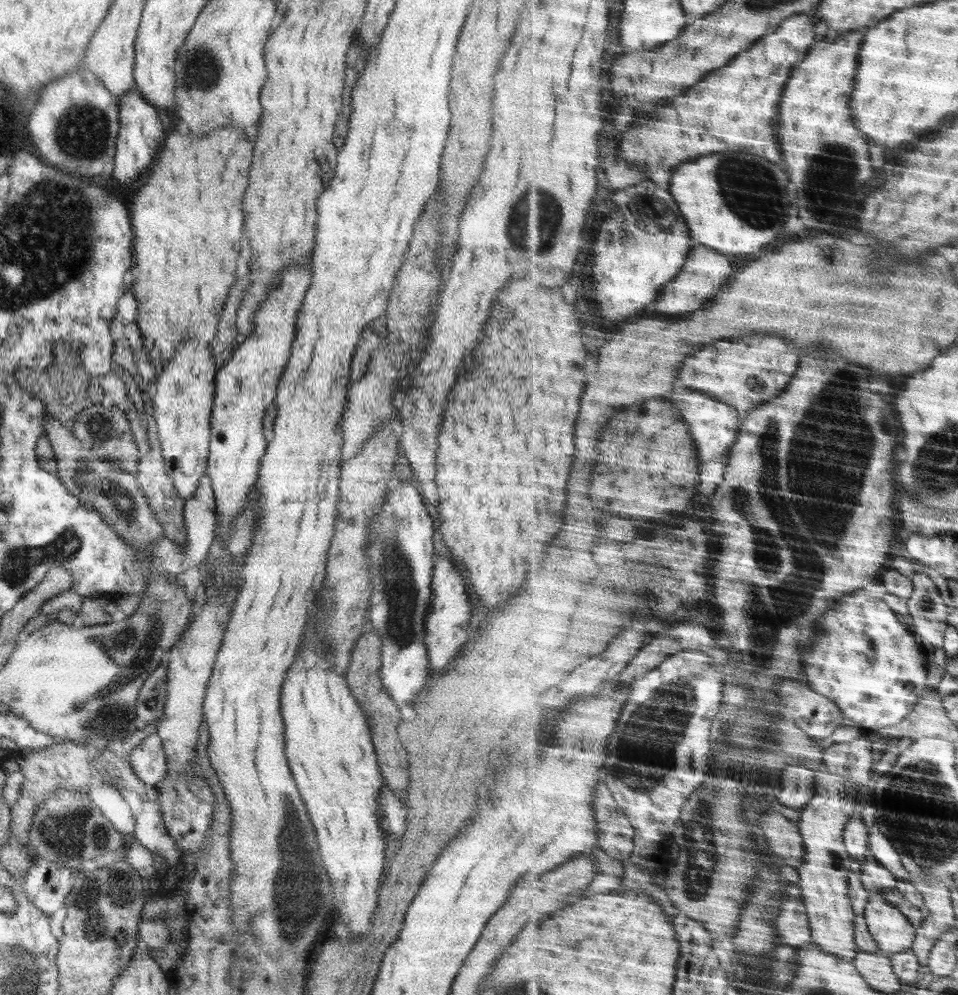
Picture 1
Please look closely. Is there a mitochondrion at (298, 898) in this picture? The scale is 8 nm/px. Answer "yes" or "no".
yes

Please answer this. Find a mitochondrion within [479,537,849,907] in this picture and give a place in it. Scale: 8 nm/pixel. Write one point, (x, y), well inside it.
(646, 749)

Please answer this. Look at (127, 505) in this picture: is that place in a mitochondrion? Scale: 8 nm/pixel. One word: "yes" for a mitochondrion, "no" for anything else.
yes

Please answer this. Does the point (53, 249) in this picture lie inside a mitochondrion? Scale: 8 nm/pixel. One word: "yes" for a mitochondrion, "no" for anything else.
yes

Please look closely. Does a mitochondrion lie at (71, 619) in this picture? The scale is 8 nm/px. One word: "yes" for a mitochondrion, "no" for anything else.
no

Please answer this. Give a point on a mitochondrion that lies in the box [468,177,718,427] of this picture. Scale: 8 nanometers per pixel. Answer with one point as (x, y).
(535, 229)

